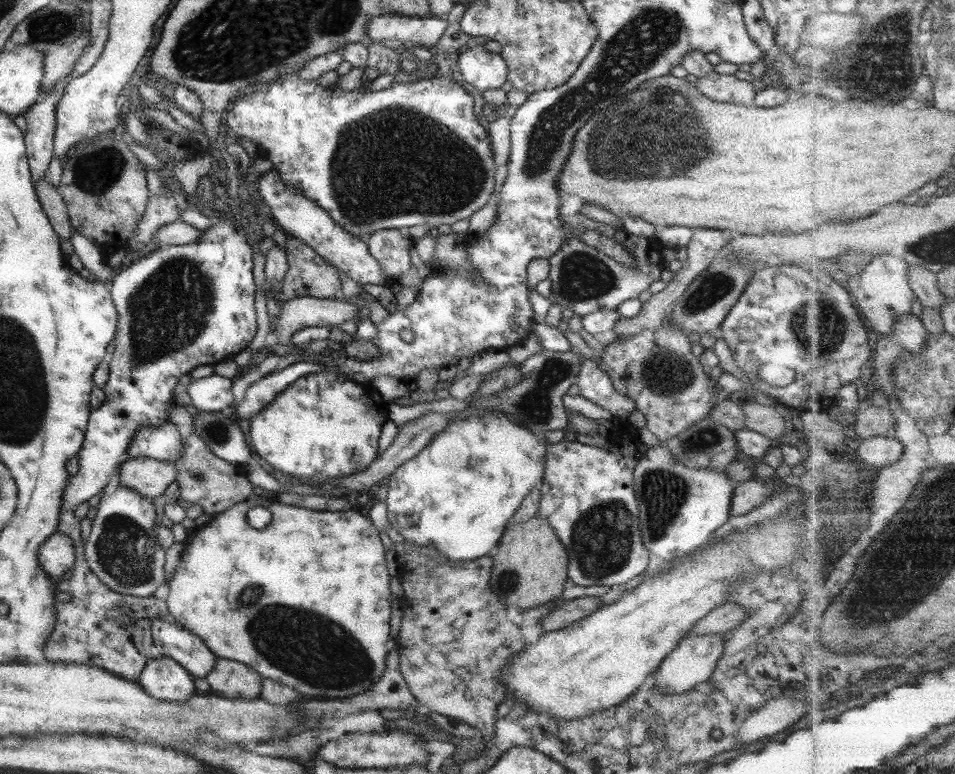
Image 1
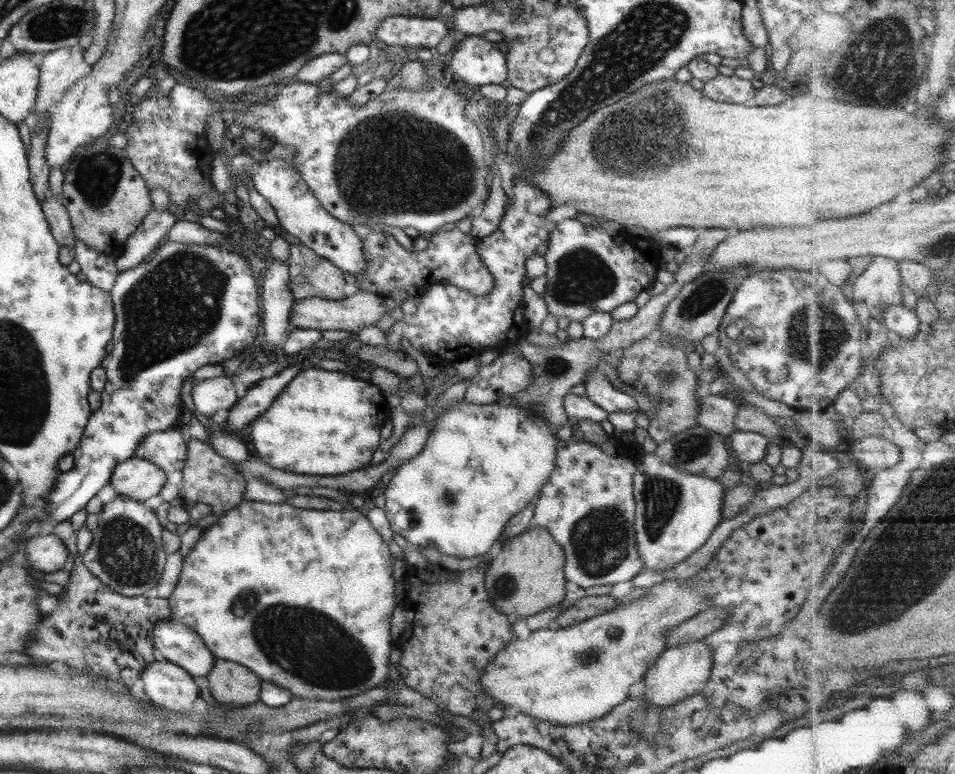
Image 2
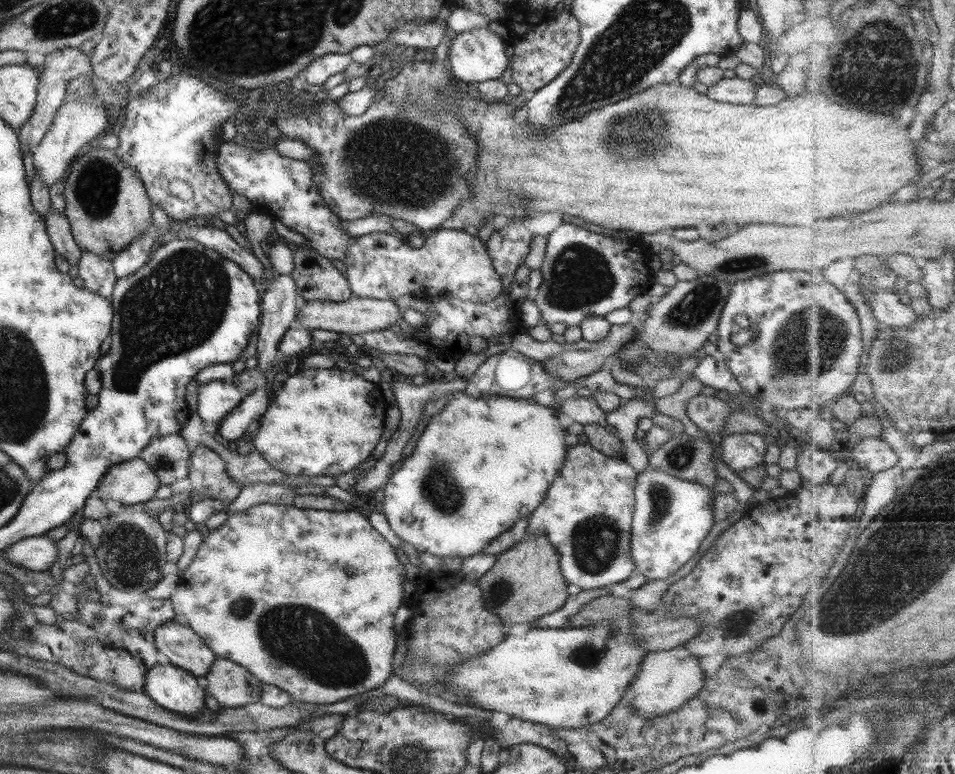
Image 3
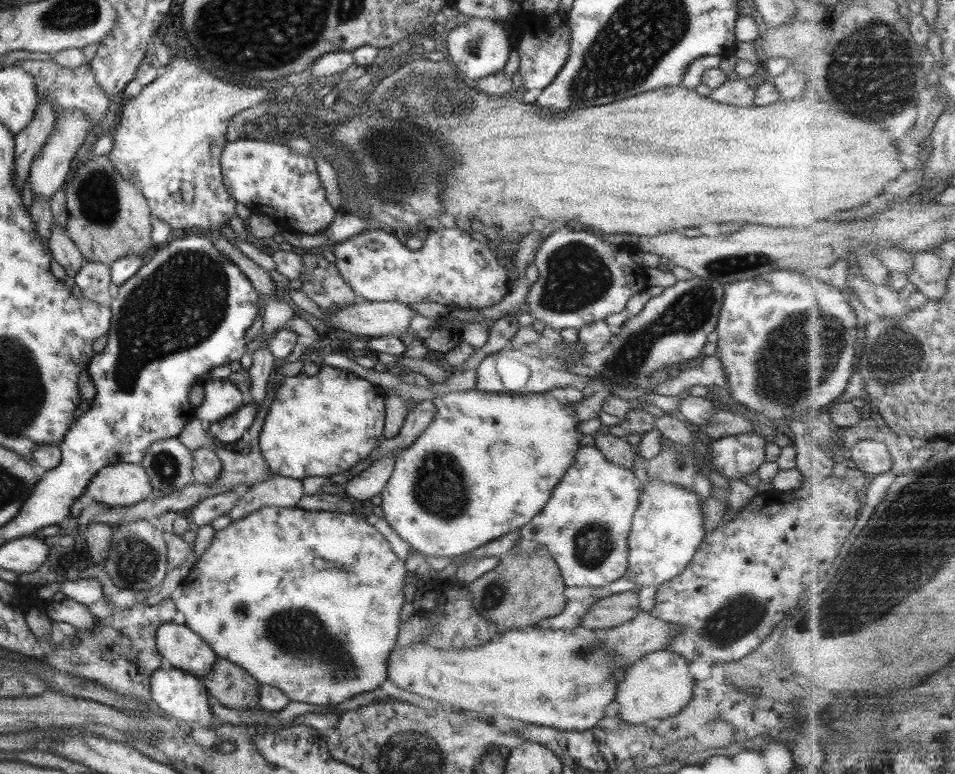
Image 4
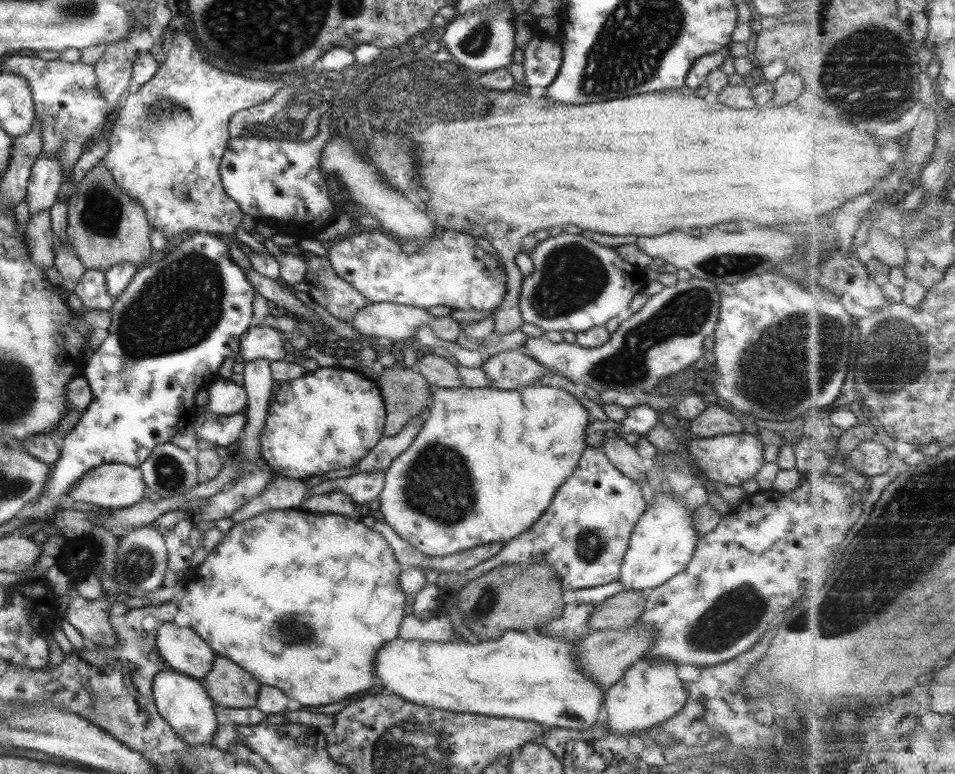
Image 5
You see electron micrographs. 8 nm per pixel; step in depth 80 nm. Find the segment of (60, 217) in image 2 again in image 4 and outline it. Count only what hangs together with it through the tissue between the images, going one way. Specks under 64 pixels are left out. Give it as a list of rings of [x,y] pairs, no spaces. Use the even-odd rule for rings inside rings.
[[[52,224],[52,231],[46,242],[46,248],[53,260],[63,267],[67,276],[74,277],[86,263],[79,249],[66,237],[64,227],[58,224]]]

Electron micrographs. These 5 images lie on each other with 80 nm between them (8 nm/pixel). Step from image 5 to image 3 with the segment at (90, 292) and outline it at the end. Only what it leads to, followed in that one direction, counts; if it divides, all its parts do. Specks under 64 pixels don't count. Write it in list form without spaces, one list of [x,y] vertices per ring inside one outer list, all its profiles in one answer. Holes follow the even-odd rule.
[[[81,250],[77,266],[77,276],[81,278],[83,289],[91,291],[110,302],[116,276],[112,269],[112,261],[99,258],[96,254]]]

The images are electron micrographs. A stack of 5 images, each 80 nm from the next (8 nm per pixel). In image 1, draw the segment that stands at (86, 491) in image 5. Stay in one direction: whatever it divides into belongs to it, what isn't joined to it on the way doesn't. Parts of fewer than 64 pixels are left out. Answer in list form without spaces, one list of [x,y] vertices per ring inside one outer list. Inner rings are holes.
[[[149,457],[126,458],[118,466],[119,484],[143,498],[157,498],[175,481],[174,464]]]

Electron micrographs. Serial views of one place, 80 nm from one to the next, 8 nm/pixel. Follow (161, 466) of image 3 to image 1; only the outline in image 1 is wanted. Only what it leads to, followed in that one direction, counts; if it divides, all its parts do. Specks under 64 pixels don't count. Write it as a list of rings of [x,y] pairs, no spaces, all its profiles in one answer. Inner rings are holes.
[[[169,421],[162,422],[157,427],[139,427],[126,456],[129,459],[149,457],[159,462],[175,464],[181,456],[182,443],[178,429]]]

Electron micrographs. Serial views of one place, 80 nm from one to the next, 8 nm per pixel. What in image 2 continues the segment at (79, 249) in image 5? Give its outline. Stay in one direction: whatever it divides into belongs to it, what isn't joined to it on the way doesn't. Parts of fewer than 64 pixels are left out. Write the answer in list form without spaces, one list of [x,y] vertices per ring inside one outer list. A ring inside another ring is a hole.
[[[107,136],[75,149],[62,169],[62,193],[58,202],[69,216],[74,238],[105,257],[118,257],[129,235],[151,211],[145,182],[127,163],[125,152],[109,146]]]

